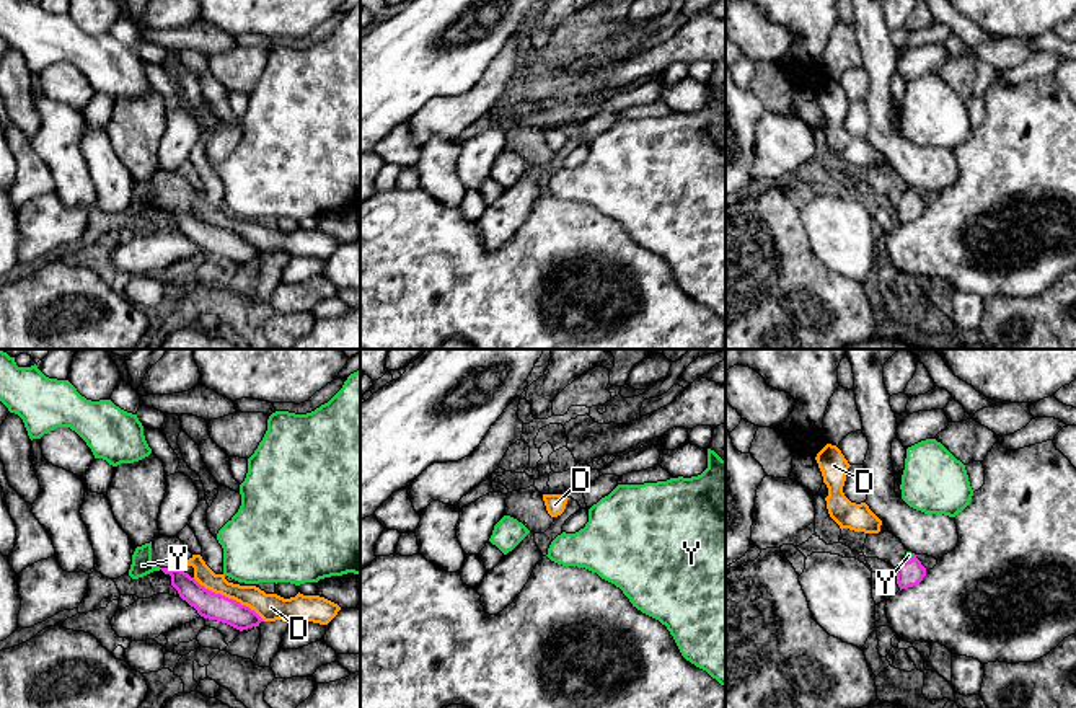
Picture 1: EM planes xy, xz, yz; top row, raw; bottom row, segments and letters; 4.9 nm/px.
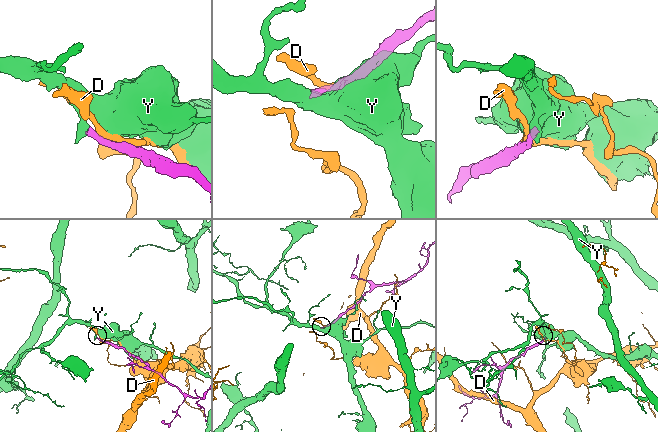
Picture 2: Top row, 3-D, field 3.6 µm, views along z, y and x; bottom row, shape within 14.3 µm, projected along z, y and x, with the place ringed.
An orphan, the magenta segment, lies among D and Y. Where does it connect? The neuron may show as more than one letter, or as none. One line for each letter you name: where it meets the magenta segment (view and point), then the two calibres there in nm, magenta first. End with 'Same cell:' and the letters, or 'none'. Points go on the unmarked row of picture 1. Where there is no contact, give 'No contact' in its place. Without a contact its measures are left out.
Y: Touches magenta at yz (910, 194). Thickness 130 nm (magenta) against 40 nm
Same cell: Y

